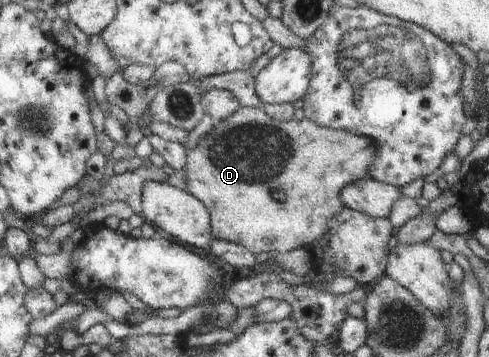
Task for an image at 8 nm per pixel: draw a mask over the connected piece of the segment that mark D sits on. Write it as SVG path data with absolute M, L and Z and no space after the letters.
M241 107L233 116L220 120L214 126L214 129L206 134L194 147L188 150L188 161L185 165L185 182L187 183L187 191L195 195L210 210L212 222L212 235L214 239L225 239L245 248L248 248L256 255L261 253L278 253L293 252L295 249L310 249L320 238L326 233L328 222L334 217L344 206L341 200L341 192L347 183L358 181L359 179L369 176L368 170L375 156L374 143L365 136L357 136L347 132L346 130L333 130L319 126L318 122L305 117L302 121L293 119L292 121L278 121L271 118L263 108Z

